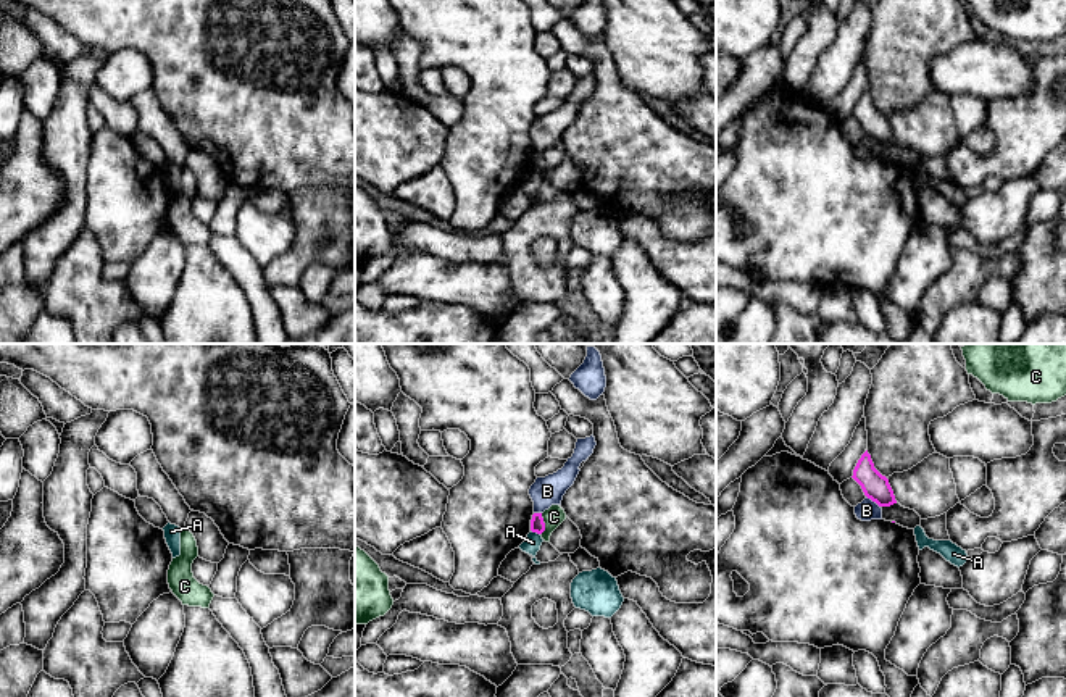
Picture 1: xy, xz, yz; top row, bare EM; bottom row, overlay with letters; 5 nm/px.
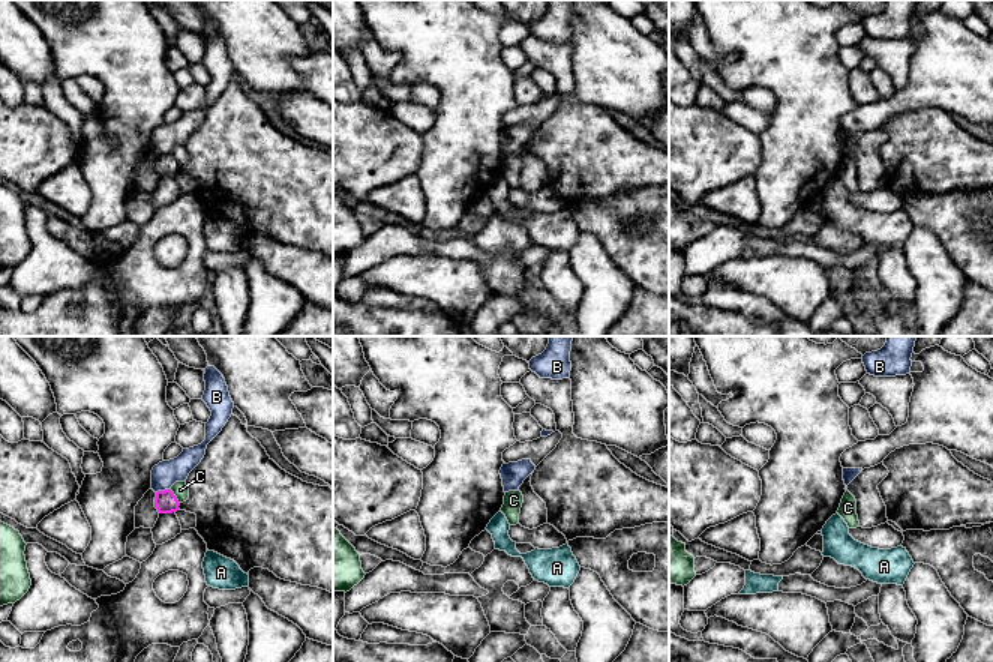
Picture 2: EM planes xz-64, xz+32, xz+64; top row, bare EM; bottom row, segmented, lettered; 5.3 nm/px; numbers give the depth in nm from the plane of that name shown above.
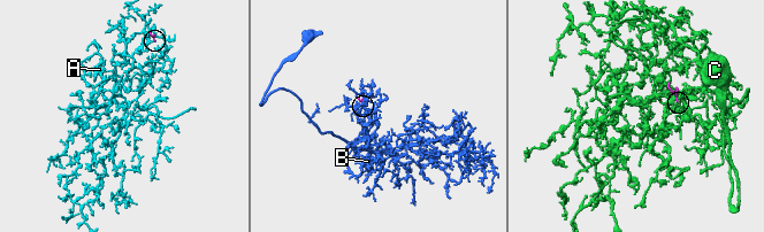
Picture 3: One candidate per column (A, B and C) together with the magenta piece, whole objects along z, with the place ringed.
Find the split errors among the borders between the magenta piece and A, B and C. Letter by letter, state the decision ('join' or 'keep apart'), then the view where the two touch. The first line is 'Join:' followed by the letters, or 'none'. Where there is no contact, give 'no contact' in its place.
Join: none
A: keep apart; contact in xz
B: keep apart; contact in yz
C: keep apart; contact in xz

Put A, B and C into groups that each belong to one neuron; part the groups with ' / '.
A / B / C

